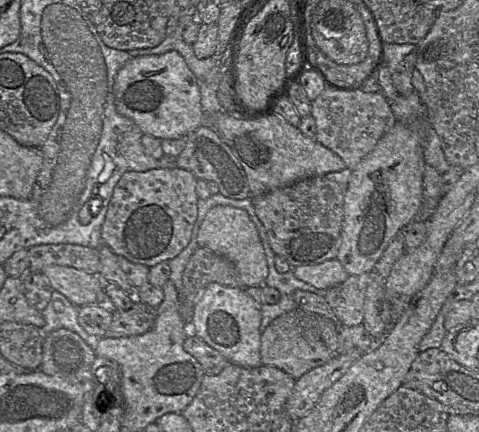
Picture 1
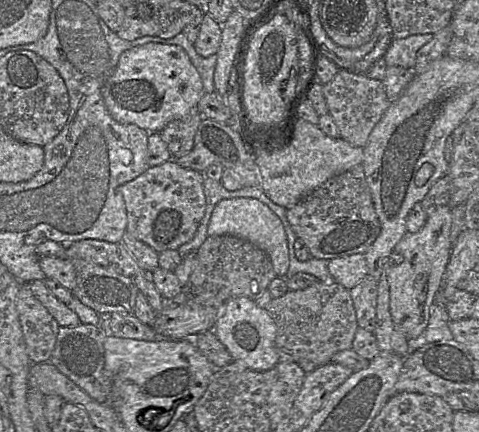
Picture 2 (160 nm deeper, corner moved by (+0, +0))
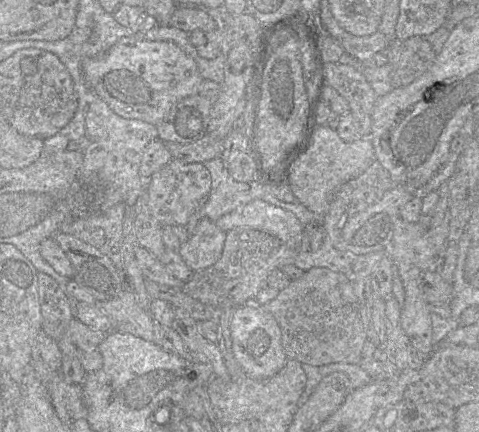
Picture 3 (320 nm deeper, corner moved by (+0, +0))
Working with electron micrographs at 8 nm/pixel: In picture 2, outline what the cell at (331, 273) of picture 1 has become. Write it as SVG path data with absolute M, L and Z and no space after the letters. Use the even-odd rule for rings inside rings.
M353 254L329 261L328 269L334 281L350 290L368 274L364 254Z

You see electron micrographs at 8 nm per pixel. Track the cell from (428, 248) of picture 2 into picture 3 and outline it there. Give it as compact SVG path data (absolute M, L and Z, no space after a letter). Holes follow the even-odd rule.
M376 160L365 172L337 189L324 214L323 223L326 236L339 250L356 255L387 250L405 293L400 315L401 327L413 347L426 359L434 351L435 345L432 341L430 311L421 291L421 274L436 271L436 254L421 223L406 222L399 216L401 206L419 191L393 180Z

